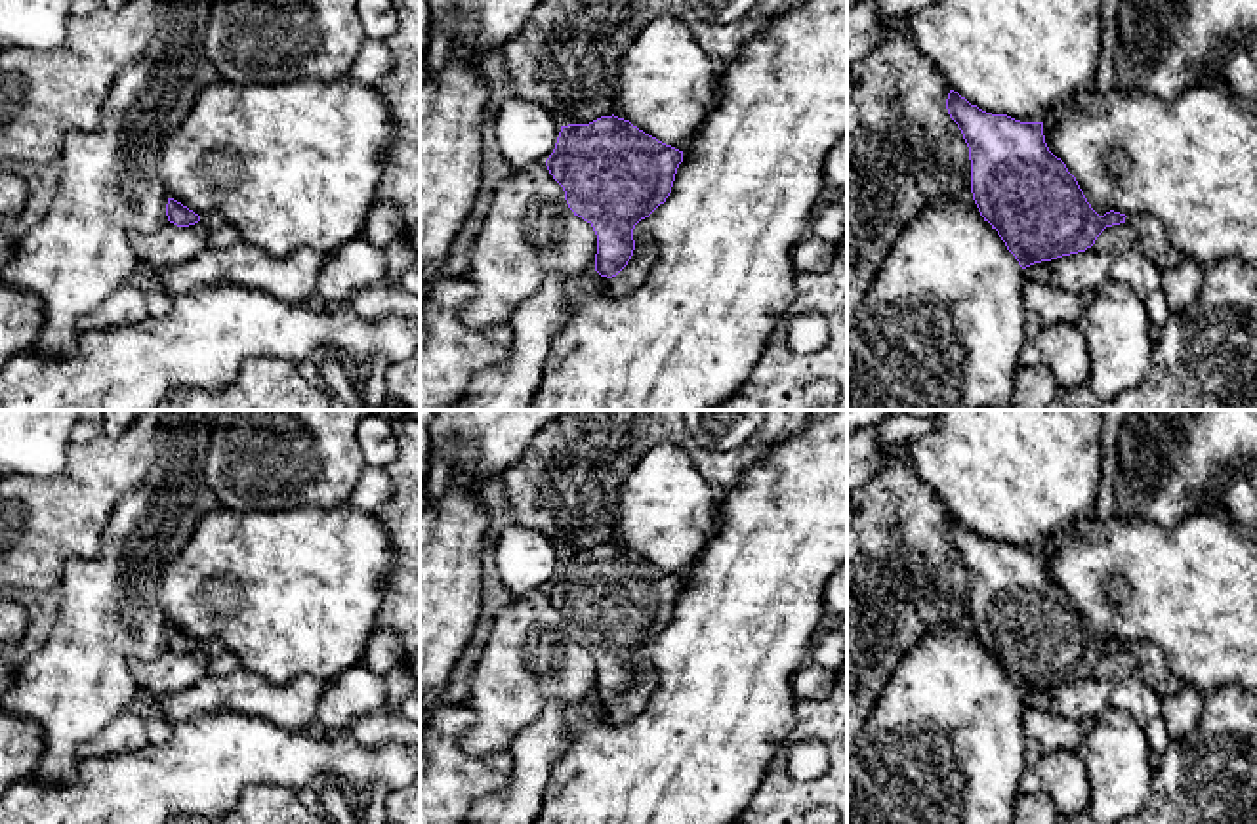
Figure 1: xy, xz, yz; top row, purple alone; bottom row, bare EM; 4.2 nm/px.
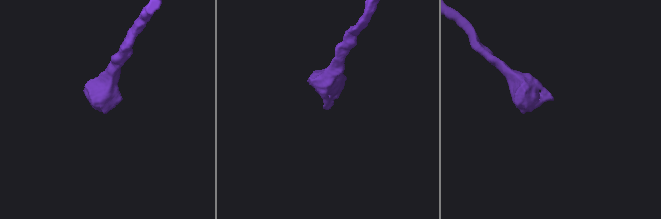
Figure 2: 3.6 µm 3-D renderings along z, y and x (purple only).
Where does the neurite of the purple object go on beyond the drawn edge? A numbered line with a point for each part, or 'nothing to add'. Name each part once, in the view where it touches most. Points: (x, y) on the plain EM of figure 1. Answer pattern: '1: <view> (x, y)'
1: xz (645, 681)

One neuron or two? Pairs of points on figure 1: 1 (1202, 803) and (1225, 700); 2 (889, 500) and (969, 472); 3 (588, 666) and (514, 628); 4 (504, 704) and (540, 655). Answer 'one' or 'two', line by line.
1: one
2: two
3: one
4: one

